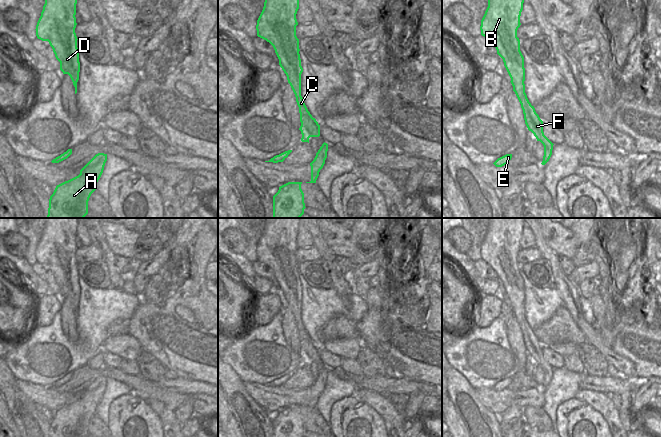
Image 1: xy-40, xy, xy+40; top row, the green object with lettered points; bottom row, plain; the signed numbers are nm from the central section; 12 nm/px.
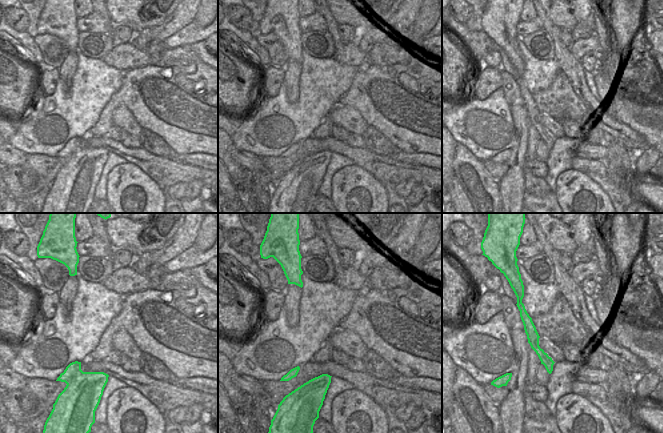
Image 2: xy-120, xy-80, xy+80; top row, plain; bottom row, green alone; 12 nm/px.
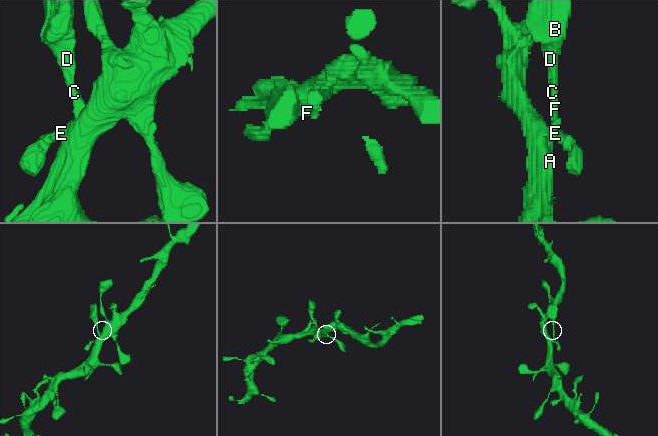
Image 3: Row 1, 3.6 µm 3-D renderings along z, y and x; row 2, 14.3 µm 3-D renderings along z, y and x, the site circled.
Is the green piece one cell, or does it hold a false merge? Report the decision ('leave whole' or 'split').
leave whole

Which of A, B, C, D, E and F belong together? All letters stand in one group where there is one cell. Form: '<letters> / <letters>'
A B C D E F

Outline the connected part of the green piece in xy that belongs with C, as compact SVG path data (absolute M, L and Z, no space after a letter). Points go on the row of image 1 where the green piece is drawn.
M265 0L257 20L257 36L269 42L279 59L279 65L287 76L299 107L302 142L320 136L320 125L308 111L301 96L301 74L303 68L299 54L298 25L296 14L299 0Z

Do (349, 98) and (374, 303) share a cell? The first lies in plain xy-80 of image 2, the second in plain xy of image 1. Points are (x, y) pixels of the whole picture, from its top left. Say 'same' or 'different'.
different

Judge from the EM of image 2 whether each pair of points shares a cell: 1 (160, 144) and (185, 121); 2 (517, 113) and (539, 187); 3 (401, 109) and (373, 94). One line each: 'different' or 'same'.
1: different
2: different
3: same

